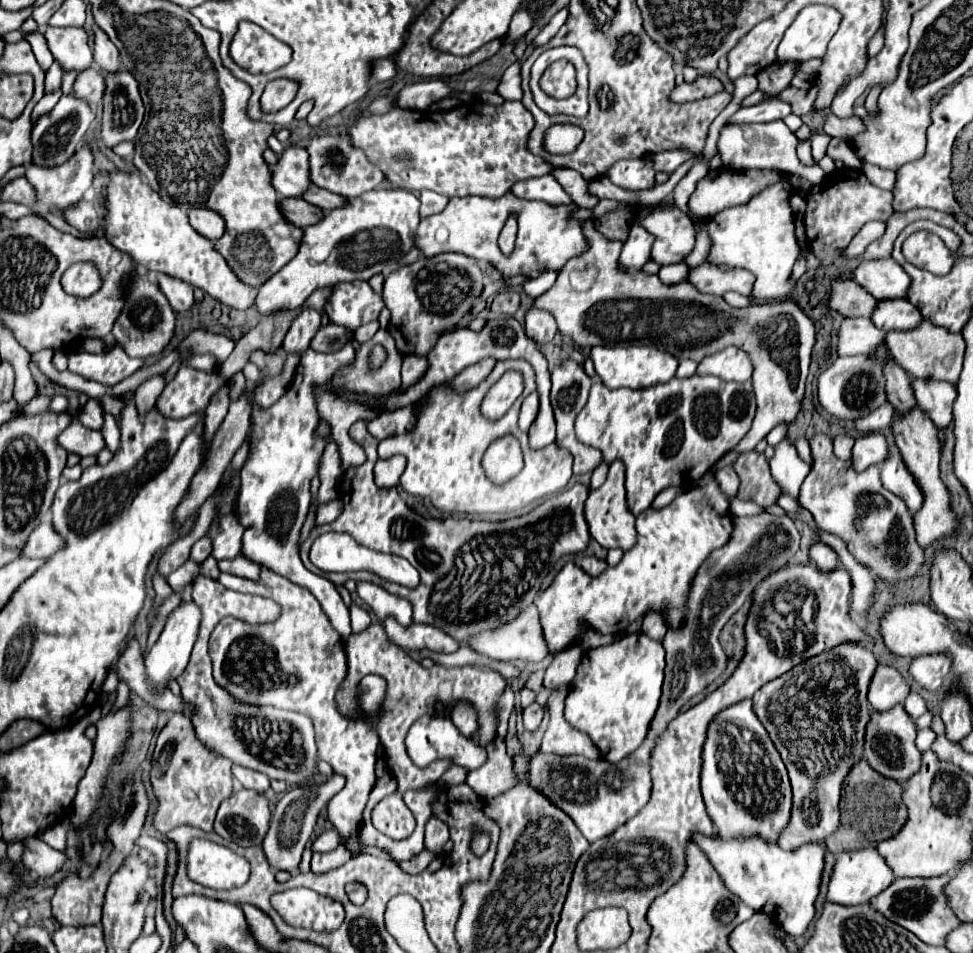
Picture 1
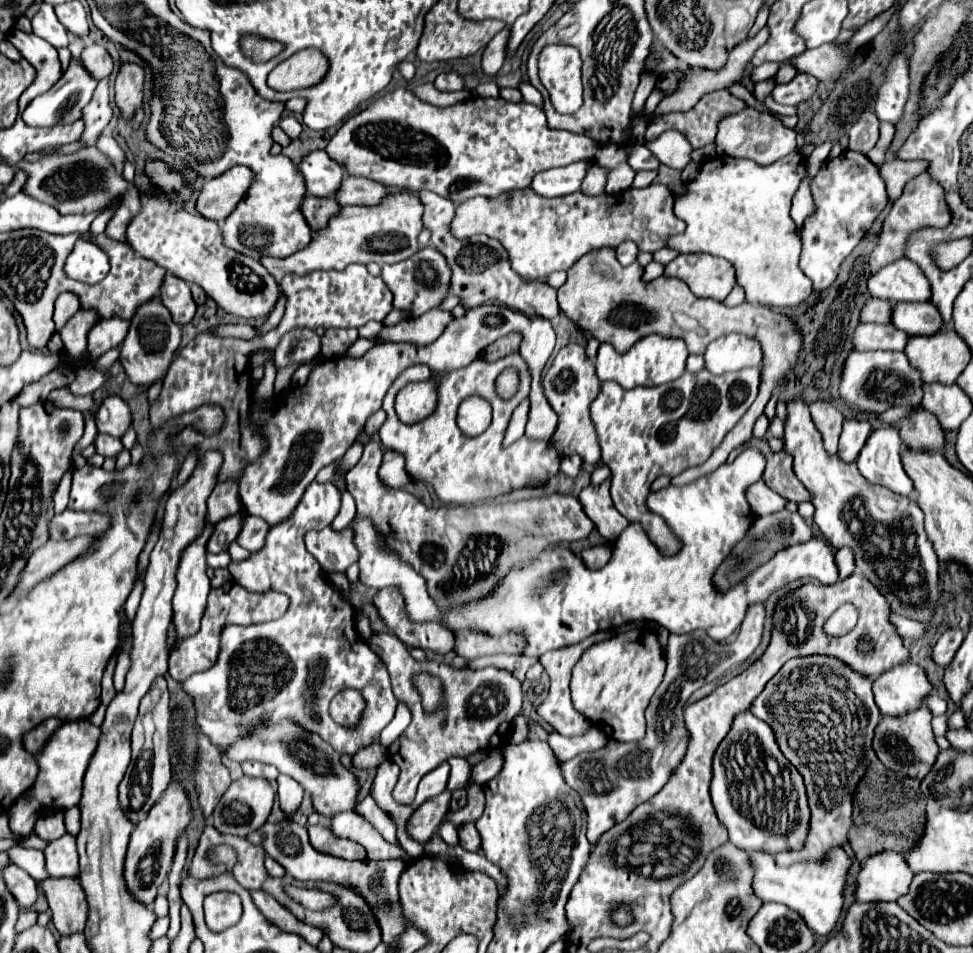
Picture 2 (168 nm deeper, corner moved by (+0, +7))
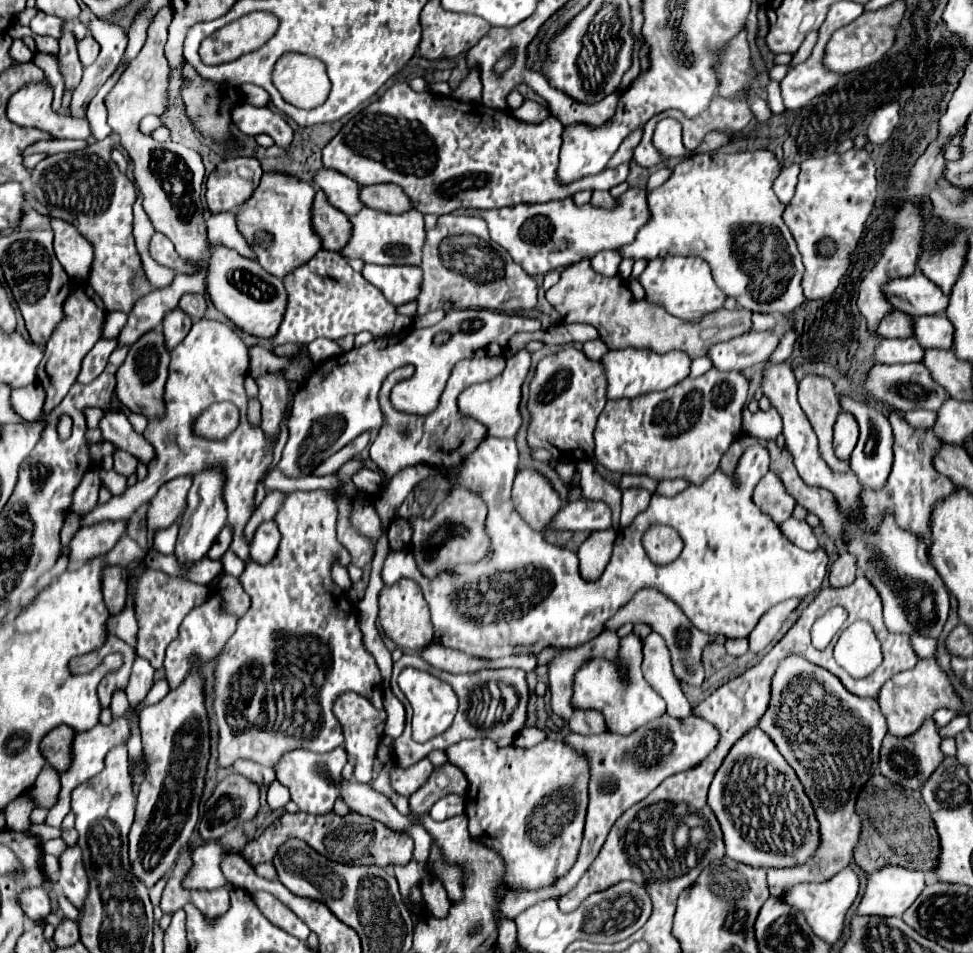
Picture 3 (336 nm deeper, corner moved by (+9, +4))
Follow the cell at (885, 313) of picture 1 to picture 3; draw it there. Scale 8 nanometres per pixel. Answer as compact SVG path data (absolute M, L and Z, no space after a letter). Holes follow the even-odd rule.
M943 314L913 318L913 338L923 348L951 348L953 326Z

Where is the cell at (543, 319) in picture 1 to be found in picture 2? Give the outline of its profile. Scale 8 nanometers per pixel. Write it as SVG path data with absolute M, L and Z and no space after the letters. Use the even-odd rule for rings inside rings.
M422 191L420 201L424 203L424 227L432 231L430 243L438 253L444 255L446 263L450 263L450 293L460 299L460 305L470 309L486 303L504 303L506 307L520 311L530 317L552 319L558 315L560 307L556 301L556 291L544 281L524 281L512 267L506 255L506 249L498 239L490 239L486 235L474 235L470 239L454 239L450 233L450 221L454 217L454 203L436 193Z

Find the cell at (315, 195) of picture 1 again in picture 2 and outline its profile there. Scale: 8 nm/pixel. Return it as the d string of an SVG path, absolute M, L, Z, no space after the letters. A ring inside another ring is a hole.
M344 177L336 201L344 205L378 205L388 195L388 187L364 177Z

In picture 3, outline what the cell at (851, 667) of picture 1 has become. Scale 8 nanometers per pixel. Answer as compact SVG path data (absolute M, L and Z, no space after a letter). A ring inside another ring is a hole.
M789 656L771 678L771 700L759 720L759 728L797 772L815 808L821 836L817 852L805 864L767 870L769 892L779 896L791 884L825 882L853 860L853 848L861 830L855 800L861 786L879 770L879 746L887 724L875 698L855 696L829 670L801 656Z

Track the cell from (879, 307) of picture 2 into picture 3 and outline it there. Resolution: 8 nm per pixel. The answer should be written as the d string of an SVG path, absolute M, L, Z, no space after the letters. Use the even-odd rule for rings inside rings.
M893 310L885 318L881 318L881 322L877 324L877 334L883 338L909 338L913 336L913 332L909 330L909 322L911 316Z

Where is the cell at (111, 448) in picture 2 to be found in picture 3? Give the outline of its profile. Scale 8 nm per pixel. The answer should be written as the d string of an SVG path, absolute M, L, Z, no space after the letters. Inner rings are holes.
M117 450L113 454L113 468L115 472L123 474L123 476L129 476L135 472L135 466L137 466L137 458L133 458L129 452L123 452L123 450Z

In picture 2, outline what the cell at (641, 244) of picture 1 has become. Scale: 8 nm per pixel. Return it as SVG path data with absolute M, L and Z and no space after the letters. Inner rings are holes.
M622 243L616 247L616 259L622 263L622 265L630 265L636 261L636 255L638 255L638 247L634 243Z

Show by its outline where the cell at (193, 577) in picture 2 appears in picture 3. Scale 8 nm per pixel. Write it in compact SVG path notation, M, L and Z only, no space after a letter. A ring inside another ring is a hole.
M205 470L205 474L193 478L193 486L187 496L187 508L181 516L181 530L175 548L175 556L179 564L191 566L203 560L225 524L227 524L227 510L225 504L221 502L221 474L217 474L217 470Z

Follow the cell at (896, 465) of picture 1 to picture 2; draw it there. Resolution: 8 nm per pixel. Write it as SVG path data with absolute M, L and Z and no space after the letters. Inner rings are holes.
M884 425L880 429L872 429L870 439L862 447L856 463L868 481L884 485L900 495L910 495L912 481L902 467L900 445L902 439L898 427Z

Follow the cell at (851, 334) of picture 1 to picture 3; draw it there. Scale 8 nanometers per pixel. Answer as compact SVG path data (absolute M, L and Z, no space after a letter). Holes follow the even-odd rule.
M877 338L873 358L879 364L905 364L921 362L923 348L915 338Z

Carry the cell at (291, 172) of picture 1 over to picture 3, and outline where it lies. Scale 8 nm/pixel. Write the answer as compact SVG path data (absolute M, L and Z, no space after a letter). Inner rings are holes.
M317 170L313 176L313 186L317 190L323 190L327 202L347 216L353 216L357 210L363 208L359 200L359 184L351 178L345 178L343 174L337 174L337 170Z

